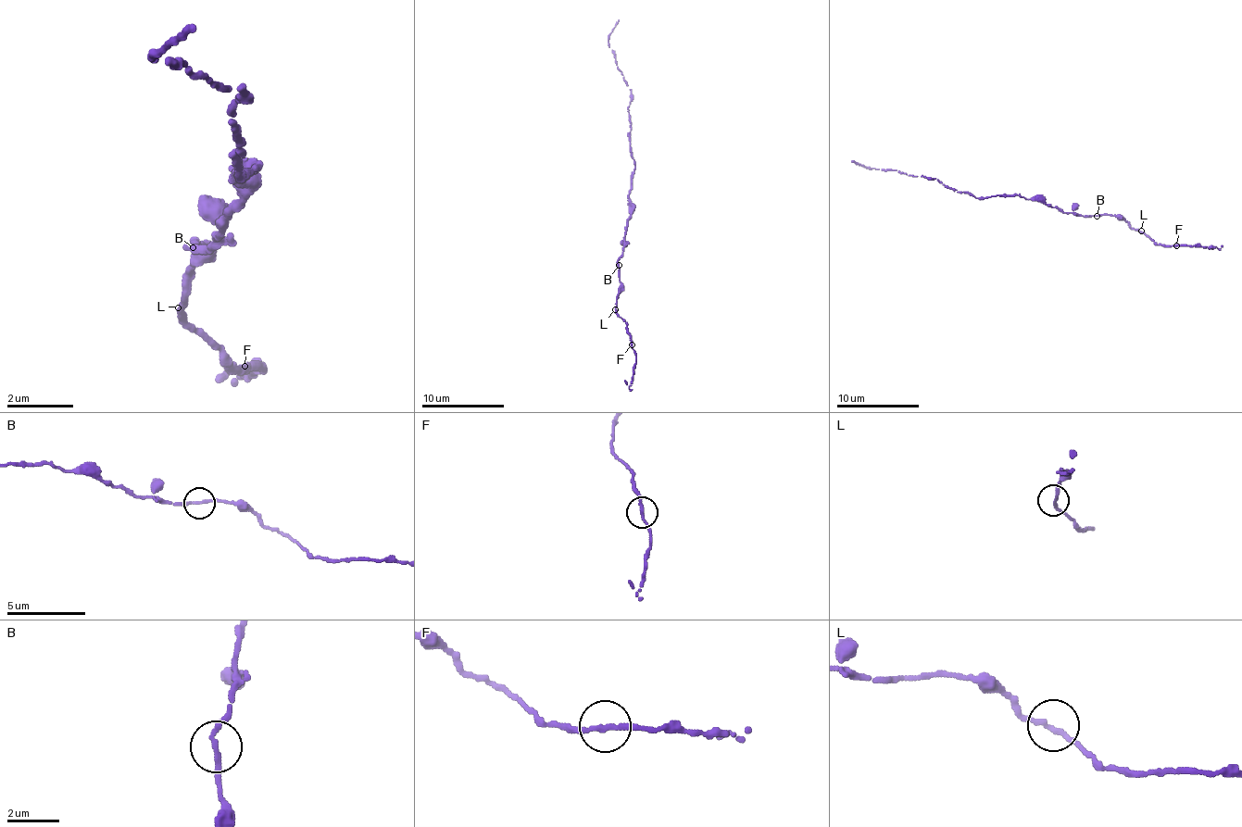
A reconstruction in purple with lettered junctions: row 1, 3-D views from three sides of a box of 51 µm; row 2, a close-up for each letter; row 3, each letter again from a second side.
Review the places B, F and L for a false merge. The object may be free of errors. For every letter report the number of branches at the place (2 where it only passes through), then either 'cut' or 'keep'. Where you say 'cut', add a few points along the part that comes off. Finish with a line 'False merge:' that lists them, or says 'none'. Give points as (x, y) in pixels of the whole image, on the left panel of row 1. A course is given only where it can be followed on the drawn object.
B: branches 2; keep
F: branches 2; keep
L: branches 2; keep
False merge: none

